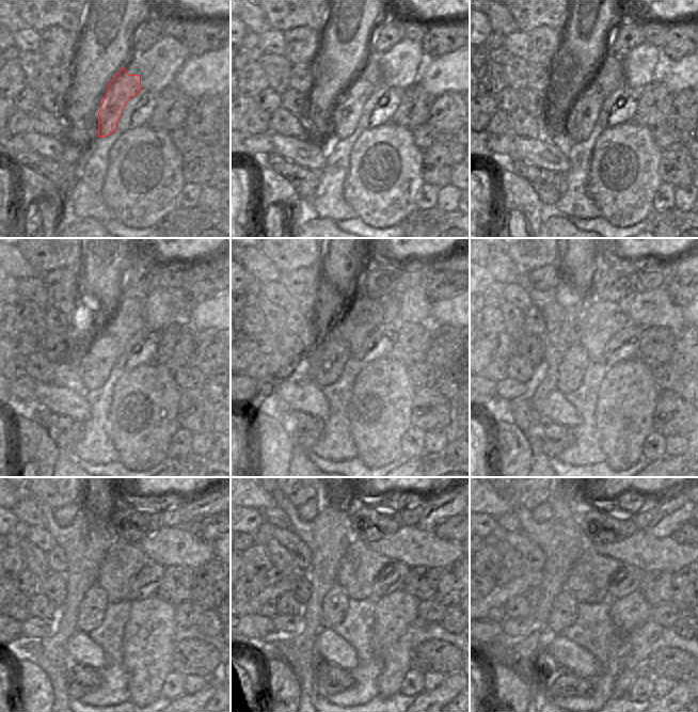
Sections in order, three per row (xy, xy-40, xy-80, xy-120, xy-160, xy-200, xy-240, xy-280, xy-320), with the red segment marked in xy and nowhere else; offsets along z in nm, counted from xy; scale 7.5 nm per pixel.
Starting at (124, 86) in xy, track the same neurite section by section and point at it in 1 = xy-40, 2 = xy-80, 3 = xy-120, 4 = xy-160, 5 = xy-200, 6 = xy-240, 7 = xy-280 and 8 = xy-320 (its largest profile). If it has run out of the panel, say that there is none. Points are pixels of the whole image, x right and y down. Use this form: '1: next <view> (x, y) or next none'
1: next xy-40 (346, 115)
2: next xy-80 (583, 116)
3: next xy-120 (95, 365)
4: next xy-160 (330, 367)
5: next xy-200 (570, 373)
6: next xy-240 (94, 604)
7: next xy-280 (333, 607)
8: next xy-320 (565, 611)

